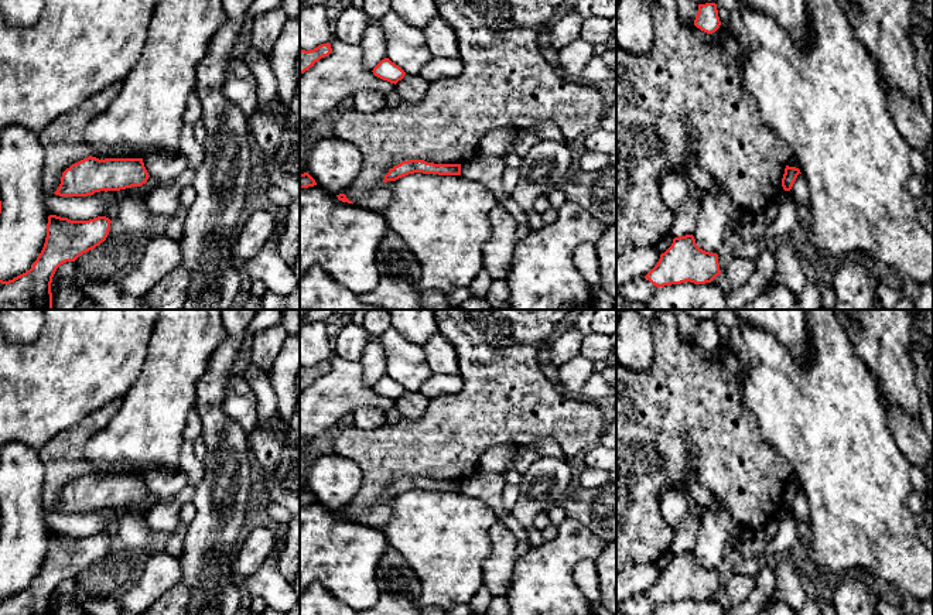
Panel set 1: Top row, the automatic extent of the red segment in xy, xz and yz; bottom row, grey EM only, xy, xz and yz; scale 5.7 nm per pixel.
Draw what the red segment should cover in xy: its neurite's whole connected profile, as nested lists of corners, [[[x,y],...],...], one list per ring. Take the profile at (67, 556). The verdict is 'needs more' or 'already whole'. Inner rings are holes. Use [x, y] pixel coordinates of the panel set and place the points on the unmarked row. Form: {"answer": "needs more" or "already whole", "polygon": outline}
{"answer": "already whole", "polygon": [[[49,532],[41,570],[25,590],[8,598],[0,597],[0,615],[52,615],[51,599],[57,585],[105,558],[110,540],[106,533],[71,537]]]}

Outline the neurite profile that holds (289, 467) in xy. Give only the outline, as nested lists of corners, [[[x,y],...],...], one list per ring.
[[[300,403],[290,414],[290,435],[283,444],[277,478],[284,488],[300,493]]]

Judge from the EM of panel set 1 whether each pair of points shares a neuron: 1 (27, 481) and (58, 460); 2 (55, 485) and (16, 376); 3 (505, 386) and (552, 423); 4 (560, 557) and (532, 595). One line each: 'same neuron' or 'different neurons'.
1: different neurons
2: different neurons
3: same neuron
4: same neuron

